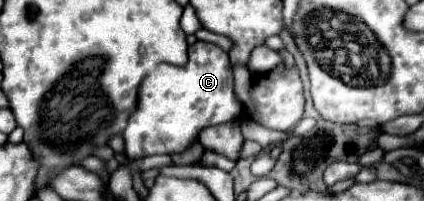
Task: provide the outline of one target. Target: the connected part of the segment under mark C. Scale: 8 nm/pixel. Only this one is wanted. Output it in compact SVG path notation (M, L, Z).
M197 40L189 46L189 62L185 66L159 64L143 78L137 110L123 132L125 156L141 158L183 152L203 128L239 120L241 112L243 108L233 94L229 54L215 44Z

